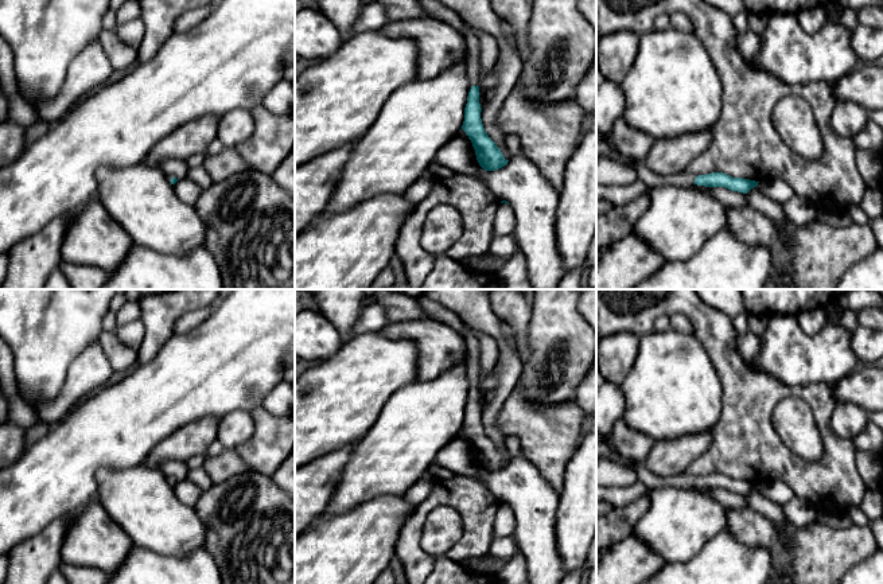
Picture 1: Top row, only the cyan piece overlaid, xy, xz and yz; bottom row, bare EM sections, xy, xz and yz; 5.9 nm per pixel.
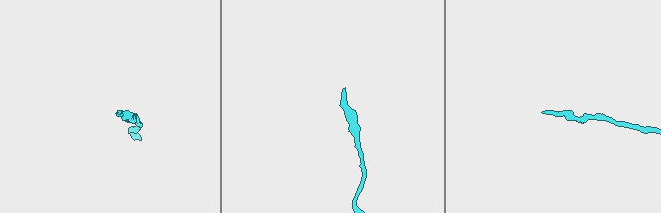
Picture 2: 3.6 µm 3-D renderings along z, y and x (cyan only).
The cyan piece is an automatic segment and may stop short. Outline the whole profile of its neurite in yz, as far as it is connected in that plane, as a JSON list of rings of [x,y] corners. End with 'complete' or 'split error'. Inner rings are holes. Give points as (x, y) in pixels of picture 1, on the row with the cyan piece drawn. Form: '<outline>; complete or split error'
[[[641,161],[630,166],[637,179],[642,183],[647,184],[650,188],[662,184],[673,184],[677,187],[686,187],[691,184],[705,186],[705,187],[726,187],[731,191],[738,191],[747,194],[751,188],[756,187],[759,182],[743,179],[743,178],[732,178],[723,172],[712,172],[707,175],[689,175],[685,172],[676,174],[676,175],[657,175],[646,168],[646,166]]]; split error

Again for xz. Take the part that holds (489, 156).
[[[463,26],[463,36],[467,43],[467,77],[471,85],[468,92],[467,104],[464,108],[464,121],[462,129],[466,132],[475,149],[476,160],[485,171],[495,171],[507,164],[495,143],[485,132],[481,118],[481,104],[479,104],[479,65],[481,65],[481,46],[476,35],[471,28]]]; split error

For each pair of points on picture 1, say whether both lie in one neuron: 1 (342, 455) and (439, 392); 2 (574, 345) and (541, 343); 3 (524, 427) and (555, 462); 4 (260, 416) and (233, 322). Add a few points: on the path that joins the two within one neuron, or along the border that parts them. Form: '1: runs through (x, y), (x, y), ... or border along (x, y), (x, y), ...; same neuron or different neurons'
1: border along (356, 444), (341, 478); different neurons
2: runs through (566, 338), (549, 343); same neuron
3: runs through (532, 435), (551, 454); same neuron
4: border along (261, 405), (251, 412); different neurons

